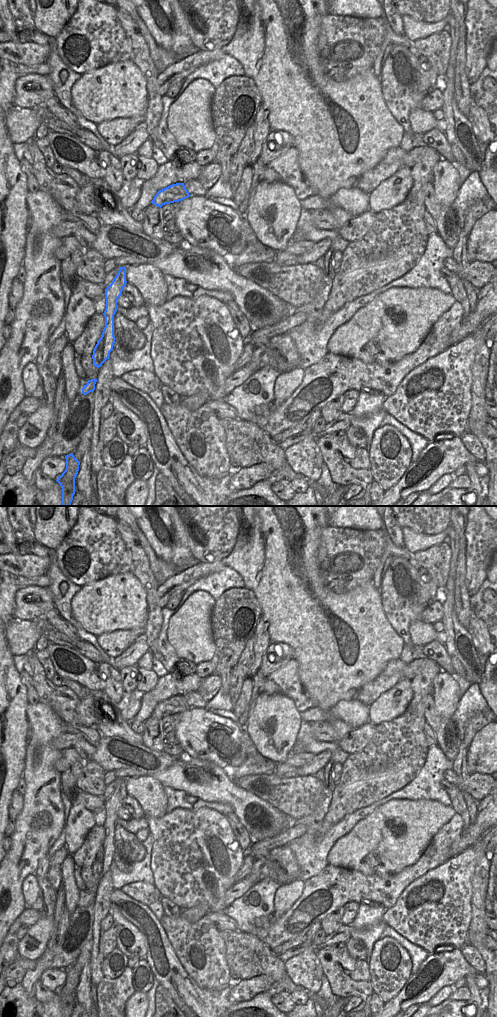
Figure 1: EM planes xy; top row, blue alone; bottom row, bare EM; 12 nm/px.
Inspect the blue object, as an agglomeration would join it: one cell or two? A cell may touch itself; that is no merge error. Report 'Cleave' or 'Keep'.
Cleave.

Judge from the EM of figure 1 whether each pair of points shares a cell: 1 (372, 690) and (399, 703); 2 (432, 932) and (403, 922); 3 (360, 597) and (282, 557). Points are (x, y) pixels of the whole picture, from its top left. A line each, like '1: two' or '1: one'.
1: two
2: one
3: one

